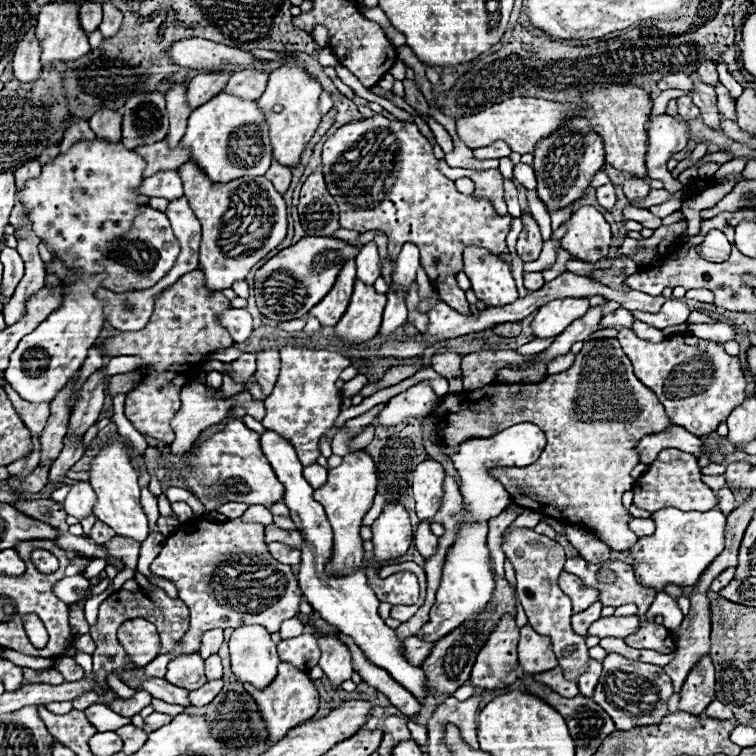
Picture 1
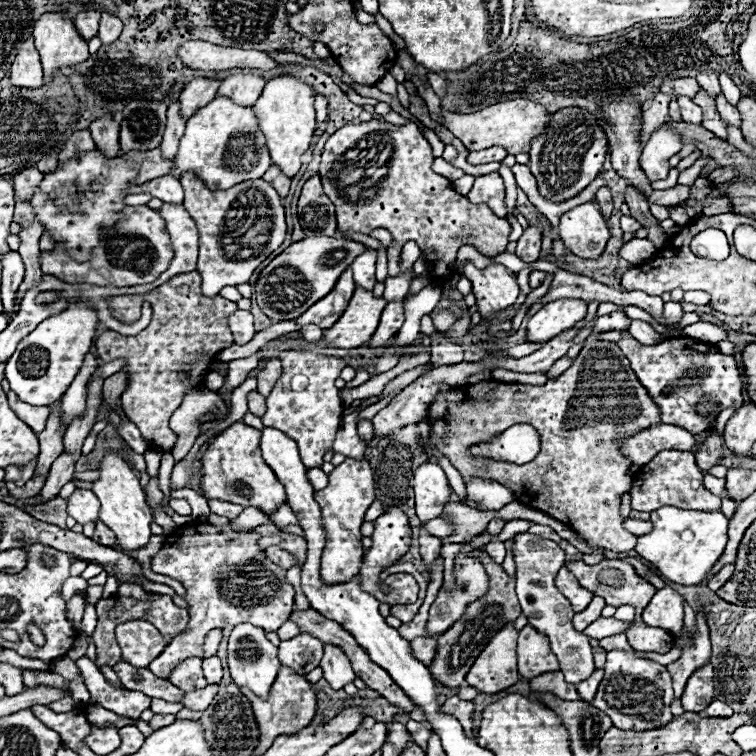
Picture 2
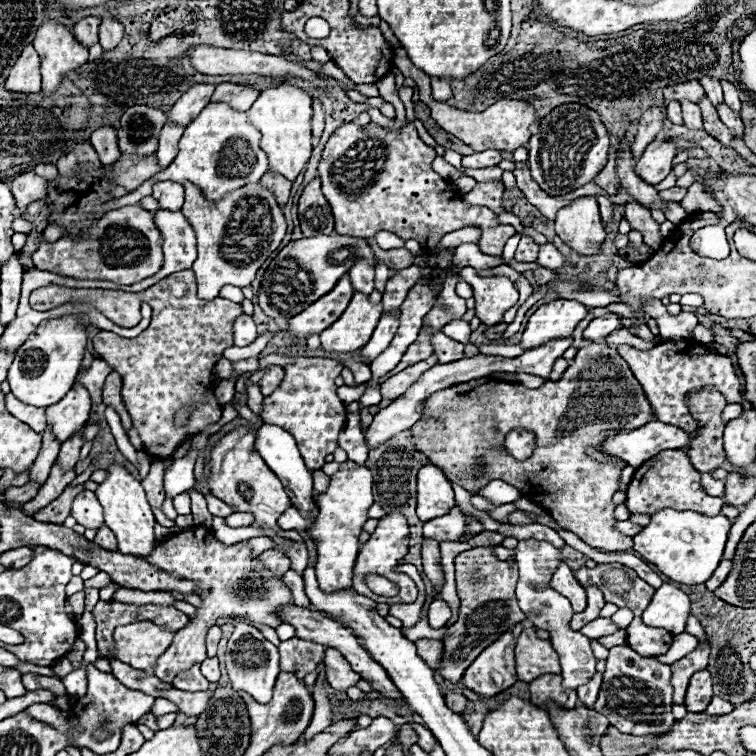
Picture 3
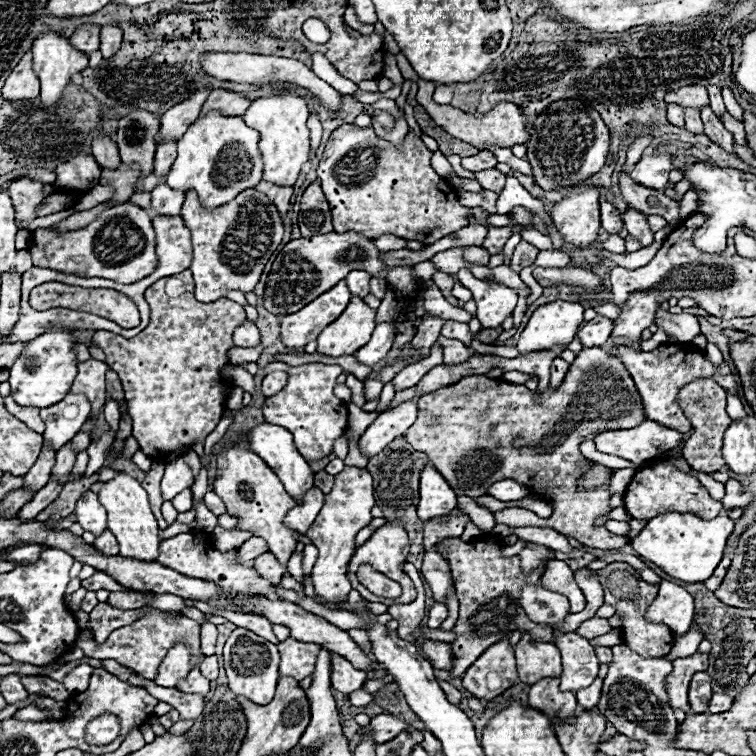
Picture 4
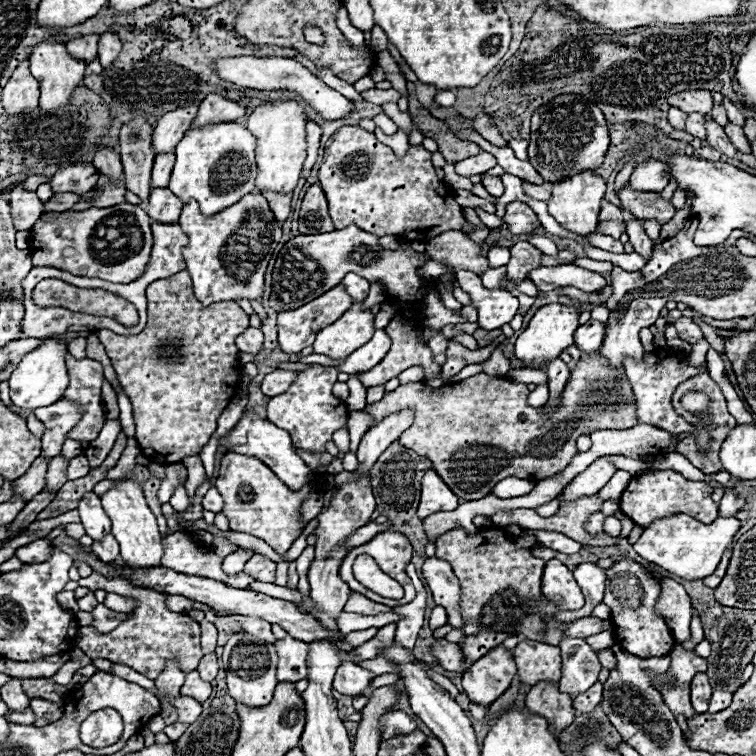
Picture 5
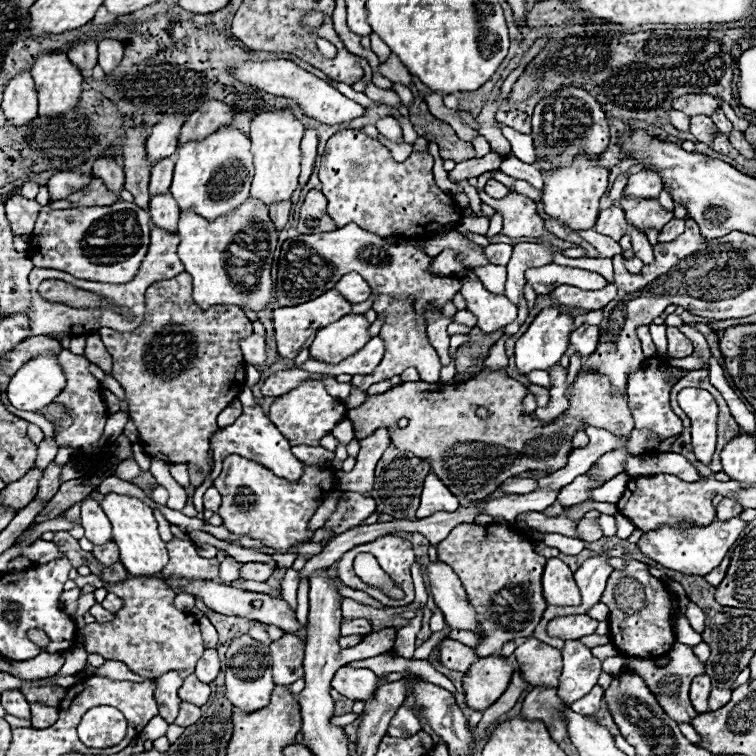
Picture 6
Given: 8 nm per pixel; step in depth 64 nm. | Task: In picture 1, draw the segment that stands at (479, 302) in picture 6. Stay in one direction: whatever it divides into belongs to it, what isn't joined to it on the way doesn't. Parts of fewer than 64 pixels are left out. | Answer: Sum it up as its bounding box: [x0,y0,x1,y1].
[464,248,518,306]

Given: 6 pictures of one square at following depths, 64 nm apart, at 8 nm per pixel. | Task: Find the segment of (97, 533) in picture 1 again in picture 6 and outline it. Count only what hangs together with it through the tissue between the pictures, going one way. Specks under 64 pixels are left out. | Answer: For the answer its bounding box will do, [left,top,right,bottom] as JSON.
[92,540,120,566]

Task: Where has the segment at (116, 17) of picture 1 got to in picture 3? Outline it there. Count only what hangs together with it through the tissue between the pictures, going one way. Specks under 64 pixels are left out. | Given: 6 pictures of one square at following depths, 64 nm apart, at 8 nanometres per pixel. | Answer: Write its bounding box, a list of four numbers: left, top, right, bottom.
[100,18,122,50]

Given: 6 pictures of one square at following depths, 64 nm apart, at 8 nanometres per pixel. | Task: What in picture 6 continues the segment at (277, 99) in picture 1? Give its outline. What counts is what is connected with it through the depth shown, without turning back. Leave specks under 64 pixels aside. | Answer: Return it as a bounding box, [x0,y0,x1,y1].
[250,108,304,206]

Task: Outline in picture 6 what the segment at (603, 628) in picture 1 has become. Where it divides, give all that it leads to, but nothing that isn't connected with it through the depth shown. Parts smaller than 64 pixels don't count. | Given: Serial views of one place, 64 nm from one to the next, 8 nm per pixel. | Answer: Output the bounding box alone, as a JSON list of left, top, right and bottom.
[548,614,598,640]

